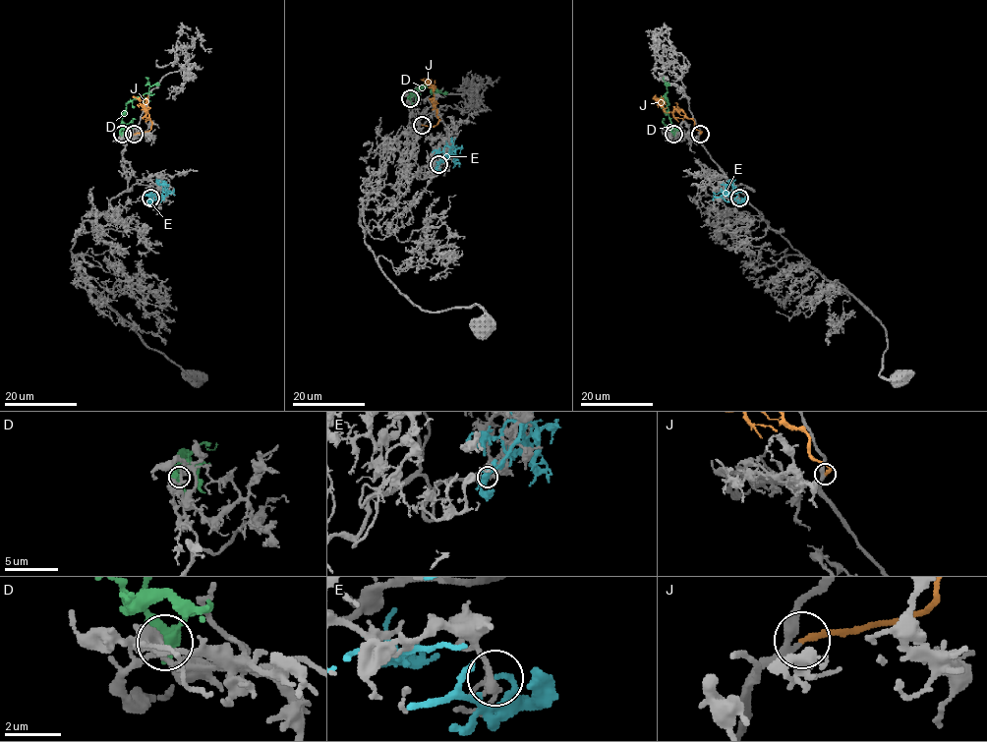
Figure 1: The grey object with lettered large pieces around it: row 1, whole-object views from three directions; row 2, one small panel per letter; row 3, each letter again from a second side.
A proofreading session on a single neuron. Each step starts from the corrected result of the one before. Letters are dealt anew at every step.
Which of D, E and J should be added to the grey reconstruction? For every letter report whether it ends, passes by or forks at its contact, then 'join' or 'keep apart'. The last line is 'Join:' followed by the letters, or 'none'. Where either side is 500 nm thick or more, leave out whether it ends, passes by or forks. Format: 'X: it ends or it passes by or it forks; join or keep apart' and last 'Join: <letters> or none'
D: it passes by; keep apart
E: it ends; keep apart
J: it ends; join
Join: J

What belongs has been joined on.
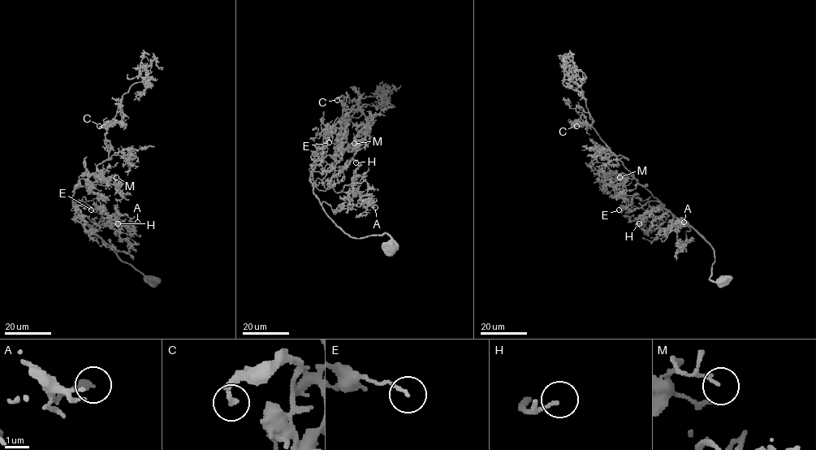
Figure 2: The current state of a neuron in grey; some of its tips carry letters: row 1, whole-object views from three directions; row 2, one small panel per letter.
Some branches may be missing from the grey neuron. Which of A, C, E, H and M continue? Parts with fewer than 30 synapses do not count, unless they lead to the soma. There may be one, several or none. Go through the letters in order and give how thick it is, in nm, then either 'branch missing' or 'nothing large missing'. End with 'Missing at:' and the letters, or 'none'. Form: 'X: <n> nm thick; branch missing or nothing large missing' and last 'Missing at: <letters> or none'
A: 190 nm thick; nothing large missing
C: 200 nm thick; nothing large missing
E: 100 nm thick; nothing large missing
H: 80 nm thick; nothing large missing
M: 130 nm thick; nothing large missing
Missing at: none

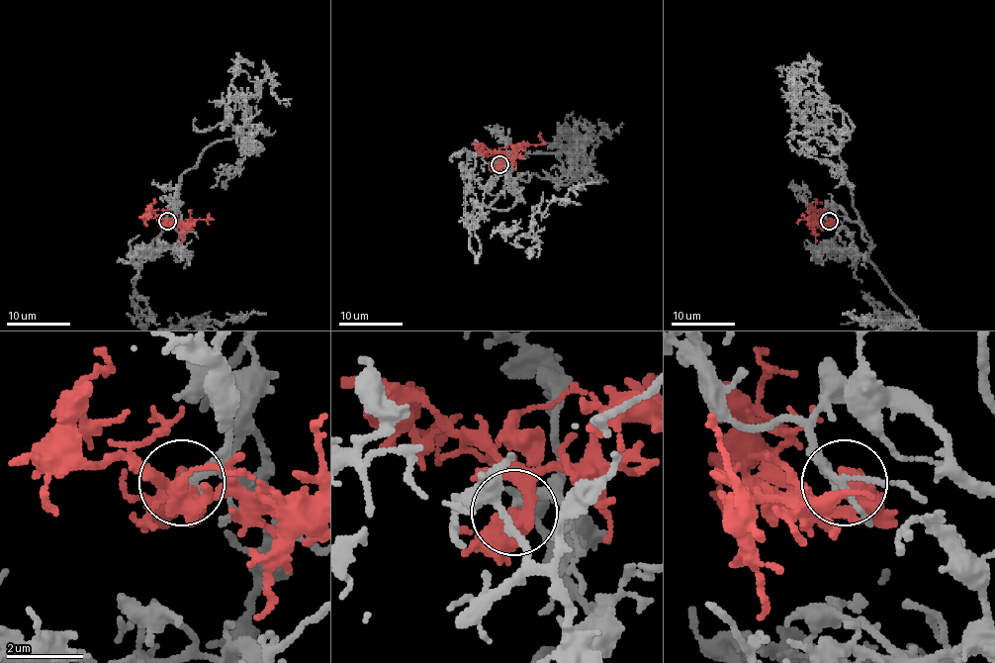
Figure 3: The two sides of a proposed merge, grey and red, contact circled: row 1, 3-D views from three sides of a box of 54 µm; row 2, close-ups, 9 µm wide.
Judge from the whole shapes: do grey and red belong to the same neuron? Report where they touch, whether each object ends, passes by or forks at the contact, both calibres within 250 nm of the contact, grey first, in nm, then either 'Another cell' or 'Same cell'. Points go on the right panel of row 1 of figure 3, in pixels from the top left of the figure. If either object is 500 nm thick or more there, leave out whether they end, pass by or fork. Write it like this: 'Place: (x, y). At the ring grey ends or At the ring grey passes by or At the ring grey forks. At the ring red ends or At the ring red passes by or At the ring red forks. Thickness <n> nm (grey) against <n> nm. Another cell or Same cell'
Place: (829, 221). At the ring grey ends. At the ring red passes by. Thickness 240 nm (grey) against 420 nm. Same cell

